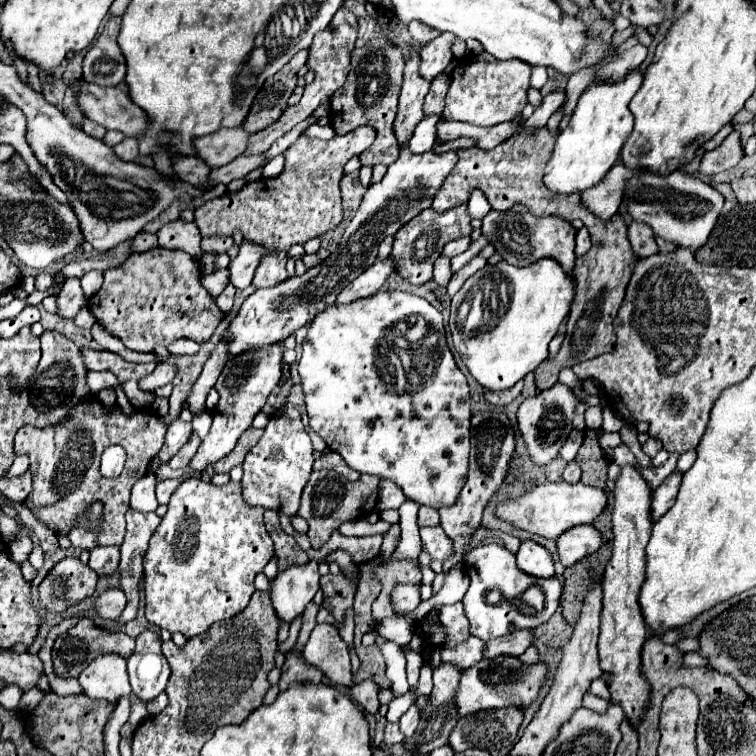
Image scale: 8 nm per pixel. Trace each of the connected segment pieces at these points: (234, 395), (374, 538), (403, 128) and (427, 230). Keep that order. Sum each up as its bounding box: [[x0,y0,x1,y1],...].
[[156,344,282,504],[280,514,382,564],[394,52,430,148],[392,204,472,286]]

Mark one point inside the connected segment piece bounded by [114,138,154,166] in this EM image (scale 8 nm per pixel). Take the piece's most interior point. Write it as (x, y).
(127, 149)

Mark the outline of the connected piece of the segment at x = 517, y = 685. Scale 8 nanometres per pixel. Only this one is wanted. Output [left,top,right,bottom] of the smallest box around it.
[456,656,546,716]

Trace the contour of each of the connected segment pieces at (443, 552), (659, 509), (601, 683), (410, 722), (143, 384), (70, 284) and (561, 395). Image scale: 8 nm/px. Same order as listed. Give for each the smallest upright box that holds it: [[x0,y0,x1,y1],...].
[[420,525,452,562],[650,474,680,522],[589,677,610,700],[398,704,420,736],[138,362,176,392],[56,278,88,318],[518,382,578,466]]

